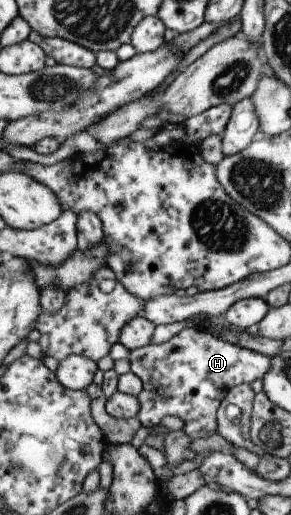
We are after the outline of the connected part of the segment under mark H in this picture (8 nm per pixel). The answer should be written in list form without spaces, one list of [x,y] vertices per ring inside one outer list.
[[[196,326],[182,329],[166,342],[153,345],[146,344],[130,350],[127,359],[130,372],[137,375],[141,381],[140,393],[135,397],[139,403],[136,417],[141,425],[154,428],[159,425],[160,419],[164,415],[174,415],[174,417],[182,419],[184,422],[182,431],[191,439],[210,437],[216,432],[217,407],[231,387],[252,383],[254,379],[261,379],[269,369],[269,359],[265,355],[228,343]]]

